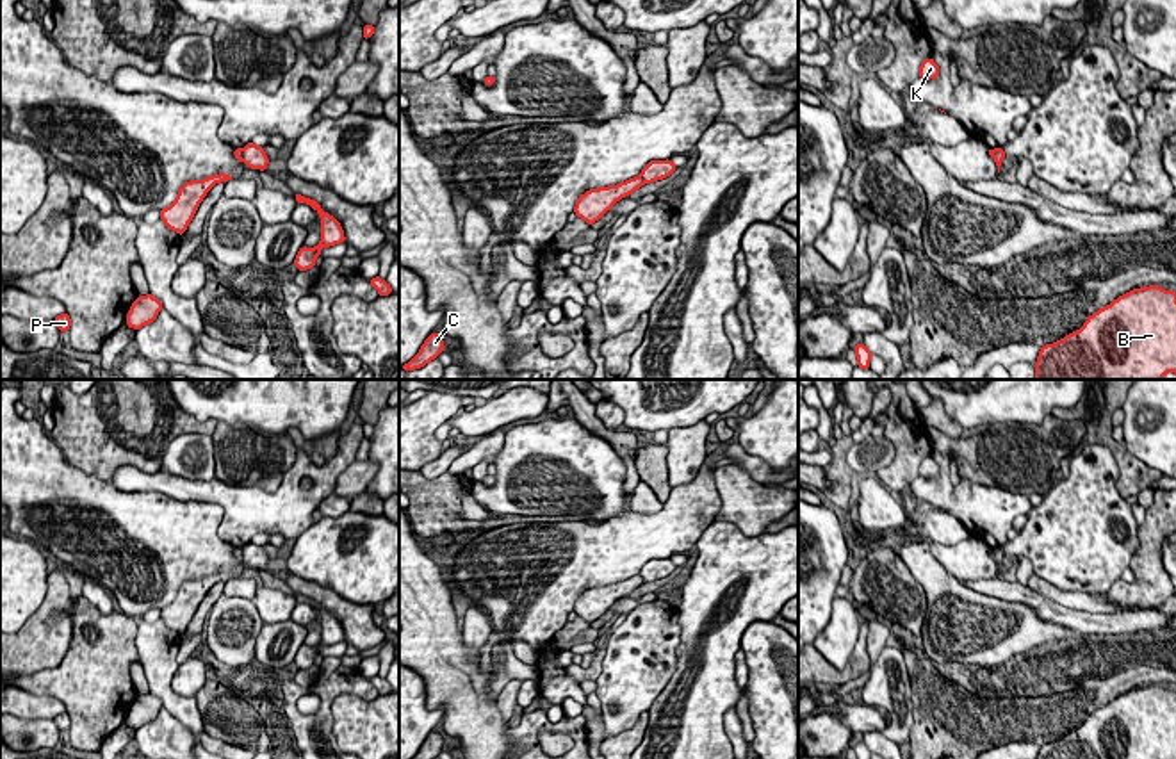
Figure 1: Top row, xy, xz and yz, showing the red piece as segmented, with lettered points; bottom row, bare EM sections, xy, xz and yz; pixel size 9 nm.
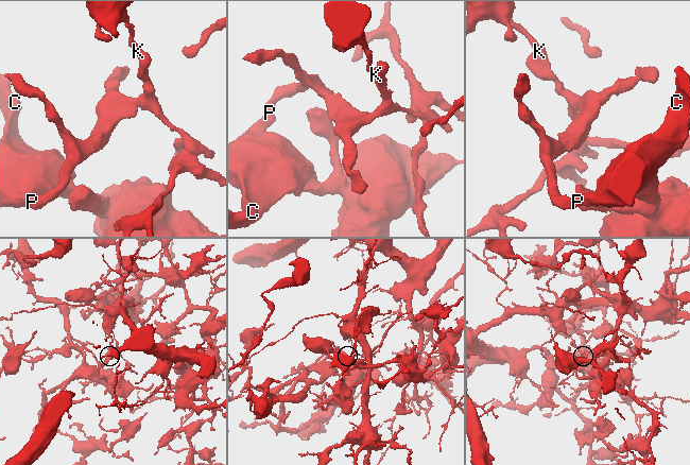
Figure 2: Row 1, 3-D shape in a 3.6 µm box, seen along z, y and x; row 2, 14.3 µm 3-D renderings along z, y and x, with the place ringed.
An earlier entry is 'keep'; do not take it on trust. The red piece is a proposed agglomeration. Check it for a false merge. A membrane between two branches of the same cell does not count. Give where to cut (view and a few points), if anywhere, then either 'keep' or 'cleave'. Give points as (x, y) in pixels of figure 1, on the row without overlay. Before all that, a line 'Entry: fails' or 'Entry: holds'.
Entry: fails
cut xz (638, 574), (645, 581); cleave

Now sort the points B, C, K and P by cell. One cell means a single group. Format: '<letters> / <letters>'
B C P / K

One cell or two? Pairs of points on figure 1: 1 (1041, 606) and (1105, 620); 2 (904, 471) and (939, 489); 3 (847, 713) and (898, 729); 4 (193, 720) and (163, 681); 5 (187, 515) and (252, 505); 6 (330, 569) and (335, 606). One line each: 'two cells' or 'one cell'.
1: one cell
2: two cells
3: two cells
4: one cell
5: two cells
6: two cells

